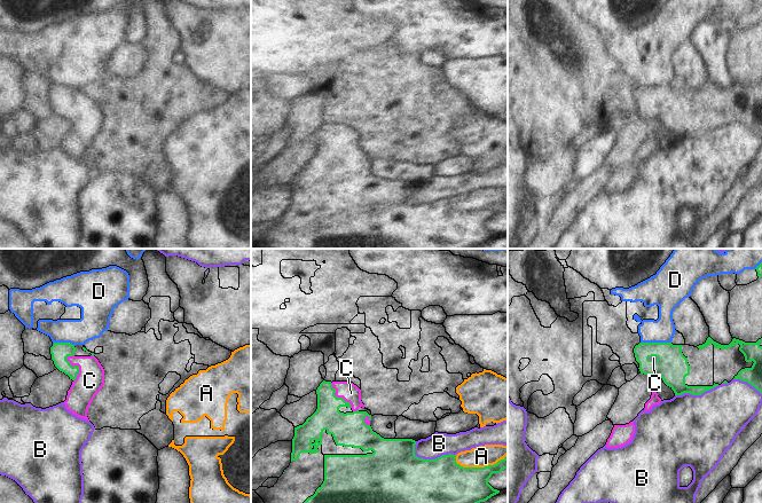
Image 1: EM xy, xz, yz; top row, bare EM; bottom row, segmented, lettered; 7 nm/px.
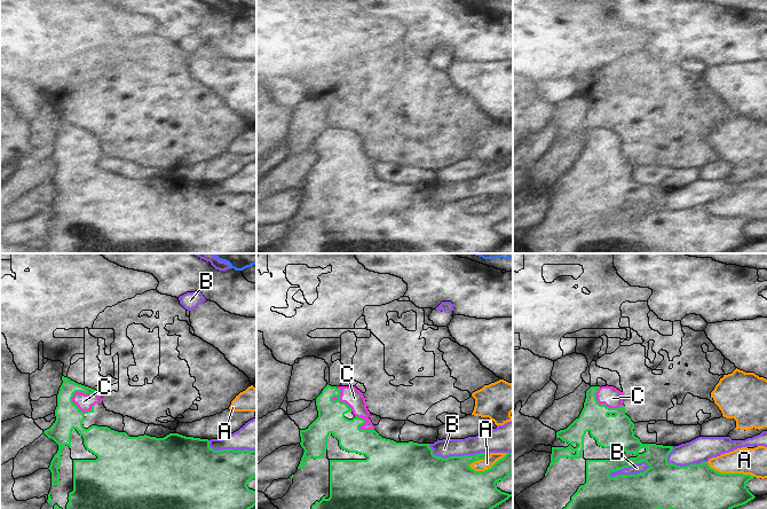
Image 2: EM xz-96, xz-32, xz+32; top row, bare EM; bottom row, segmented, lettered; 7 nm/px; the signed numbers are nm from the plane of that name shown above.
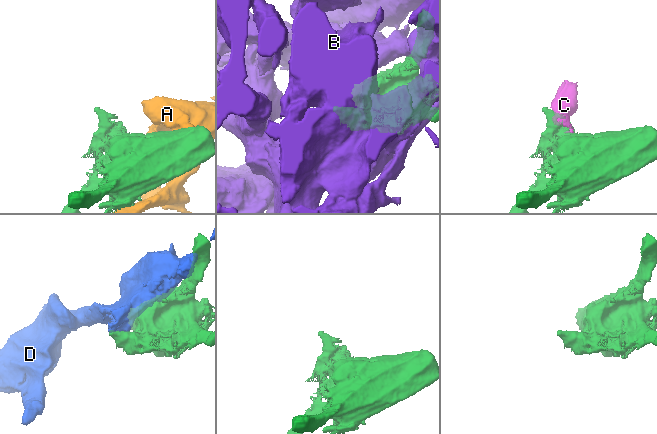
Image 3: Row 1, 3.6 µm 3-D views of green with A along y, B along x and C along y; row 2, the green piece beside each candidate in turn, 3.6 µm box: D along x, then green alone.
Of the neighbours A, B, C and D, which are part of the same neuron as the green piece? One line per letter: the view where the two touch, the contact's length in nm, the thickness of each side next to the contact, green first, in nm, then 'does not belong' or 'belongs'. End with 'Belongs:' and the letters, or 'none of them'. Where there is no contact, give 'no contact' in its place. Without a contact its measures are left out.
A: xz | 380 nm | 360/150 nm | does not belong
B: xz | 300 nm | 500/160 nm | does not belong
C: xy | 190 nm | 130/190 nm | belongs
D: yz | 220 nm | 220/170 nm | does not belong
Belongs: C

